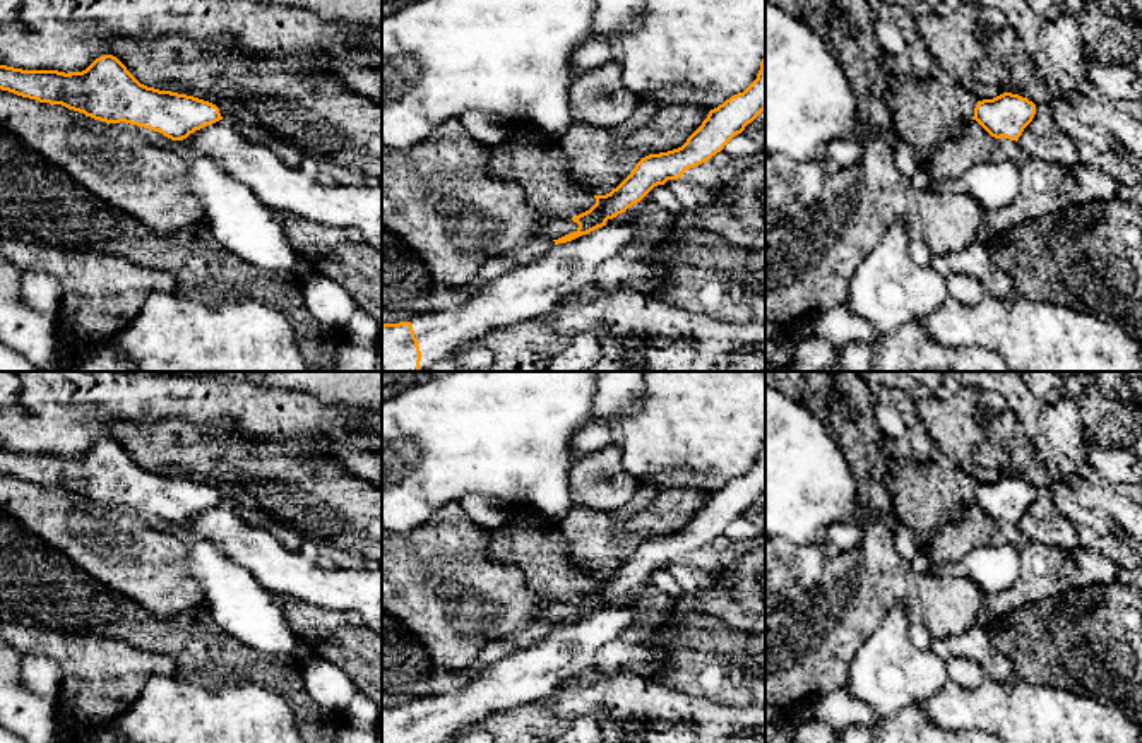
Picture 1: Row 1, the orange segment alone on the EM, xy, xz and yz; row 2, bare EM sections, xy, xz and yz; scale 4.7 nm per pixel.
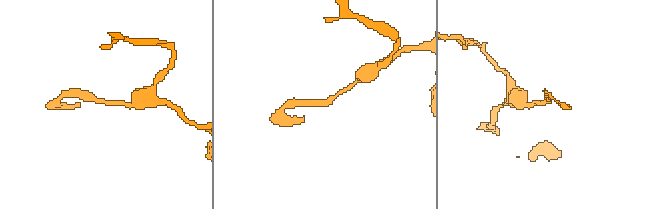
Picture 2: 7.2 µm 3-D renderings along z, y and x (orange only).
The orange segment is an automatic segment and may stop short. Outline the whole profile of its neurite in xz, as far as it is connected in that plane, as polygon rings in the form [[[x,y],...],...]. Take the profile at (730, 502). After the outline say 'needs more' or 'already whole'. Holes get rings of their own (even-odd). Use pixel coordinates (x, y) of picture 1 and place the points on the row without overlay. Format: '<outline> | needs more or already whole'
[[[765,437],[757,462],[743,474],[711,493],[702,508],[673,534],[649,538],[642,541],[632,556],[610,577],[594,579],[596,587],[572,601],[579,611],[558,623],[555,628],[572,625],[598,611],[606,609],[608,603],[625,596],[640,585],[654,570],[681,558],[721,536],[724,529],[745,514],[765,493]]] | already whole

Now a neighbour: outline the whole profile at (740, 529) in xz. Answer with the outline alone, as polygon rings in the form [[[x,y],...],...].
[[[743,515],[735,519],[726,529],[724,529],[724,536],[733,539],[733,541],[746,541],[752,538],[760,536],[764,531],[752,524],[748,519],[745,519]]]

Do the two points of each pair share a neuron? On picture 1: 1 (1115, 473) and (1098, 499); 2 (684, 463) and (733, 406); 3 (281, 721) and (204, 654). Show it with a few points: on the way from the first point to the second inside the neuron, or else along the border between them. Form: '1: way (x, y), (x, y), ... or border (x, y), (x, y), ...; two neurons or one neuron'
1: border (1105, 481), (1113, 487); two neurons
2: way (690, 449), (719, 420); one neuron
3: border (237, 678), (259, 682), (274, 692); two neurons

